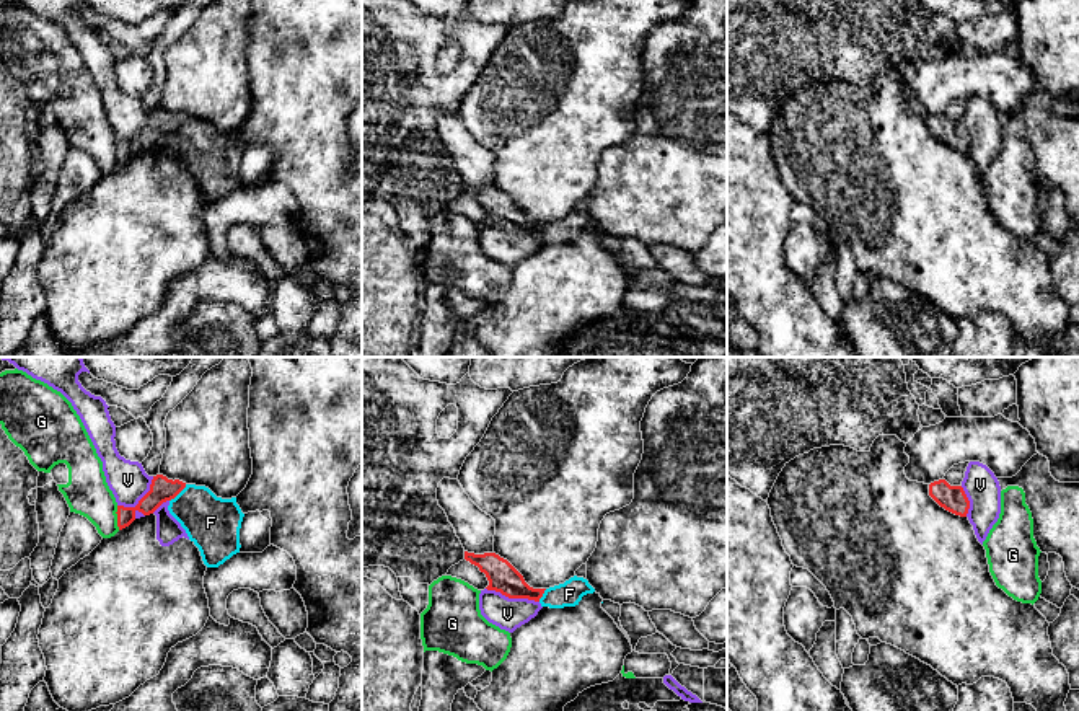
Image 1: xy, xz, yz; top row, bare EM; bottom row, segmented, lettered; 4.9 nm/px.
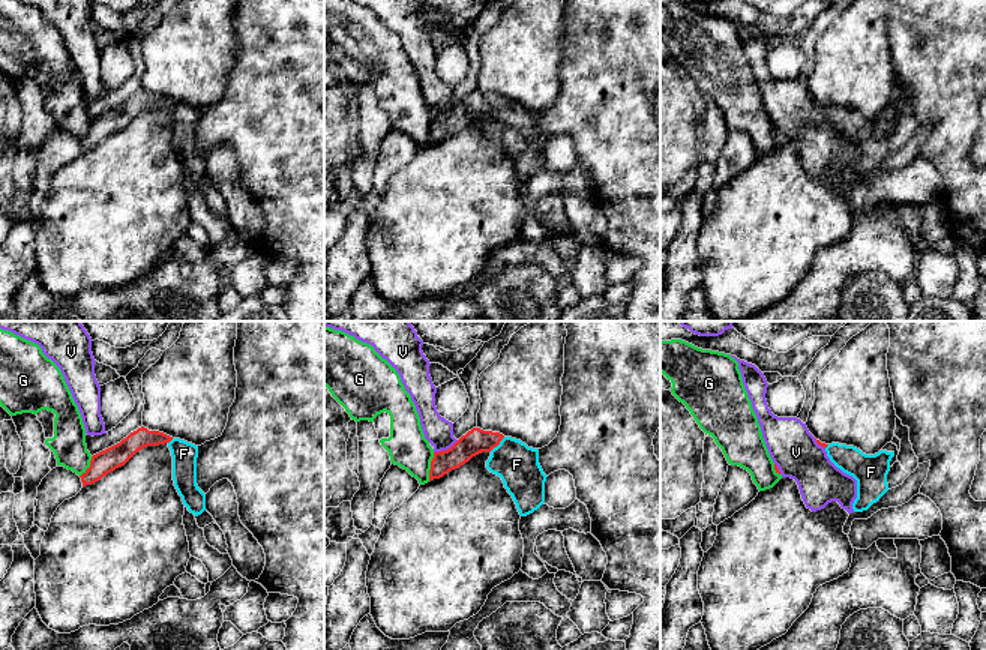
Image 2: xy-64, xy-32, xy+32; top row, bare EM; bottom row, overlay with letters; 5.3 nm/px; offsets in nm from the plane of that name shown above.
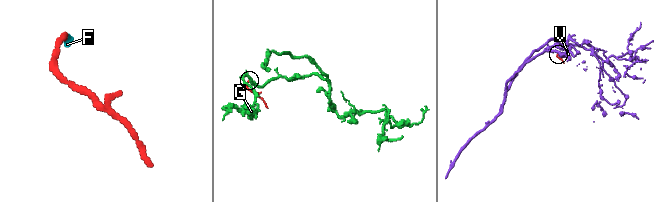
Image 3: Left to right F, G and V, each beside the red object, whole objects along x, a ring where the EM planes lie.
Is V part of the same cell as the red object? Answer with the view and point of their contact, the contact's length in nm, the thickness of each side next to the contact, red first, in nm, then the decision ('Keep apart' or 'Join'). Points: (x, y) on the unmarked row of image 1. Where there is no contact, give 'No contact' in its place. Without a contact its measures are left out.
Touches red at xy (140, 134). Shared border 240 nm. Thickness 120 nm (red) against 190 nm. Keep apart

